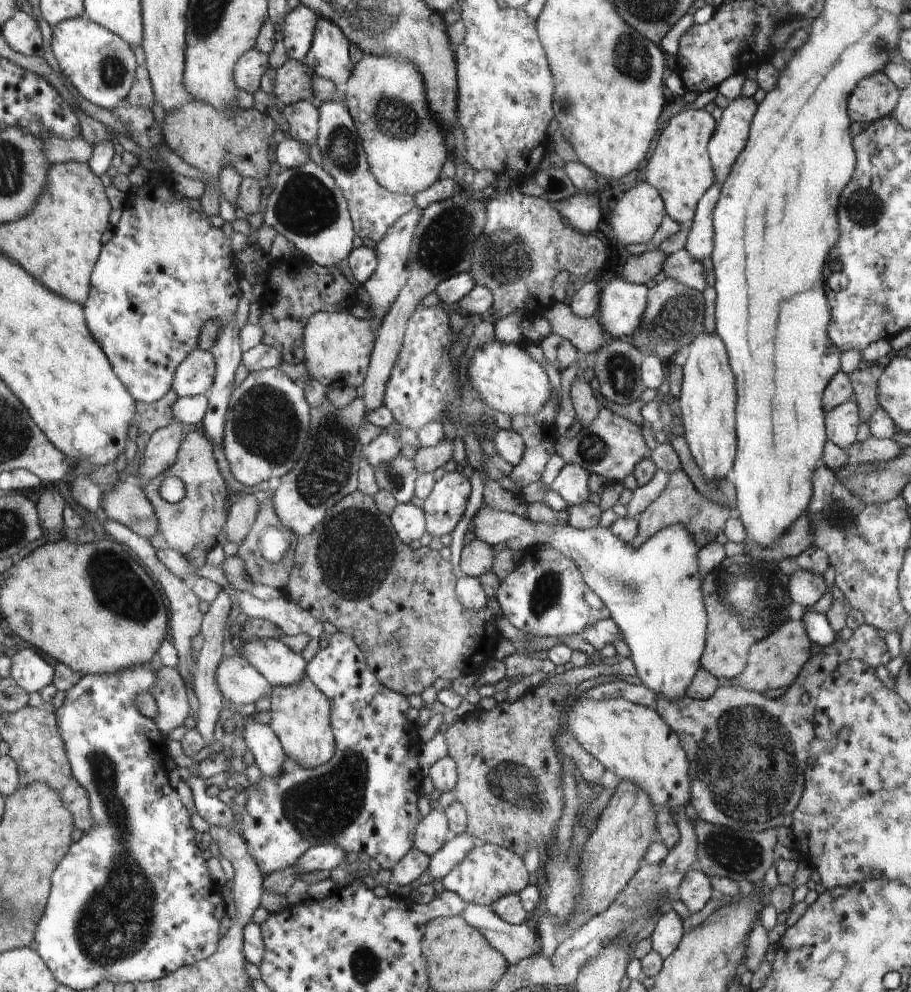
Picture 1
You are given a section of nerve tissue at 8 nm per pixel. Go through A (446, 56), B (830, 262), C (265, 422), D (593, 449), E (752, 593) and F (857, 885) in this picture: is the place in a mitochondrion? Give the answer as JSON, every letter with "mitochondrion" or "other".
{"A":"other","B":"other","C":"mitochondrion","D":"mitochondrion","E":"mitochondrion","F":"other"}

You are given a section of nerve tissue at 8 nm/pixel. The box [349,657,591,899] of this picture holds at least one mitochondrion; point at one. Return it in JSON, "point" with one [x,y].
{"point":[511,781]}

